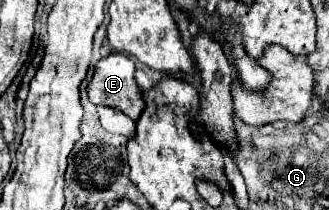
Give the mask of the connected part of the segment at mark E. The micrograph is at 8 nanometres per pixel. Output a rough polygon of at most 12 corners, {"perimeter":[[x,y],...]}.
{"perimeter":[[113,52],[95,64],[89,102],[137,120],[145,108],[135,64]]}

